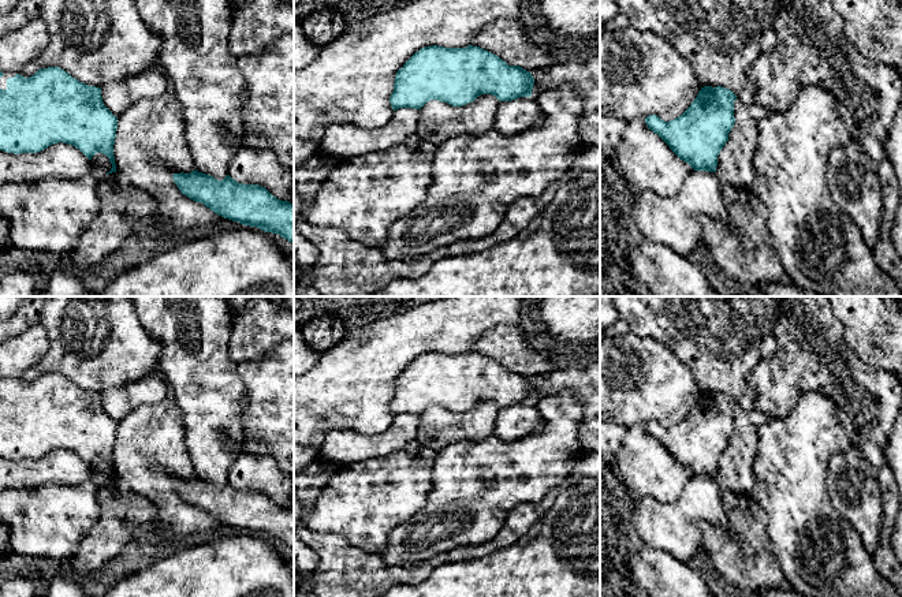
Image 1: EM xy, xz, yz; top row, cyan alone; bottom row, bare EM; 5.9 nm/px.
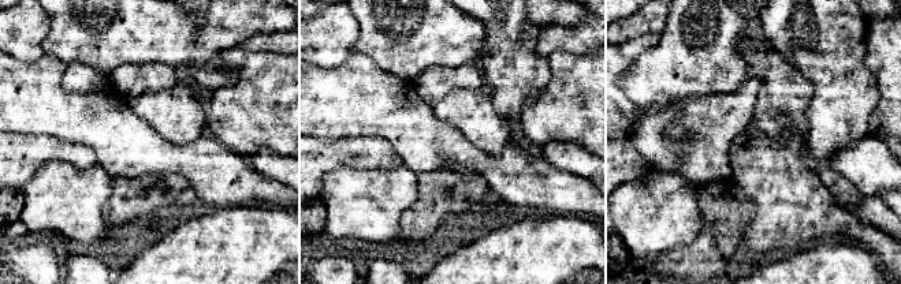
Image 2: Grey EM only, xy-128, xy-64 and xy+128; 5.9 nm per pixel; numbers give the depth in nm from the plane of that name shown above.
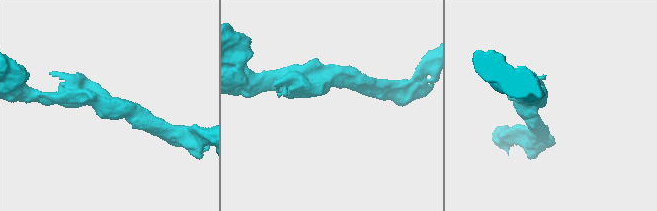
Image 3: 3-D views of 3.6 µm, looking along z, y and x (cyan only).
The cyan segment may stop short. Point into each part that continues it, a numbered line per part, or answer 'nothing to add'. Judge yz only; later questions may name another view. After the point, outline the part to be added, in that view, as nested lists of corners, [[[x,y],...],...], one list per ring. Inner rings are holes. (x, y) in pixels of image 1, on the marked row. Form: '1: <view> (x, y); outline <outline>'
nothing to add

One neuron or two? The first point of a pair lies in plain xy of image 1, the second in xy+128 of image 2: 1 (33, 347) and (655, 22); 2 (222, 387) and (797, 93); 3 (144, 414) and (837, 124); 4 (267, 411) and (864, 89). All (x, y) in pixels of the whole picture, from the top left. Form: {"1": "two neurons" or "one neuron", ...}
{"1": "two neurons", "2": "two neurons", "3": "two neurons", "4": "two neurons"}

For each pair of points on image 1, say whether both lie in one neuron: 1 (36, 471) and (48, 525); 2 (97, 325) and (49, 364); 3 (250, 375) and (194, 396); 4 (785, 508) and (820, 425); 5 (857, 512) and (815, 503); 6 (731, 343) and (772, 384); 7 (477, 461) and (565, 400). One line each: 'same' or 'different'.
1: different
2: same
3: different
4: same
5: different
6: different
7: same

